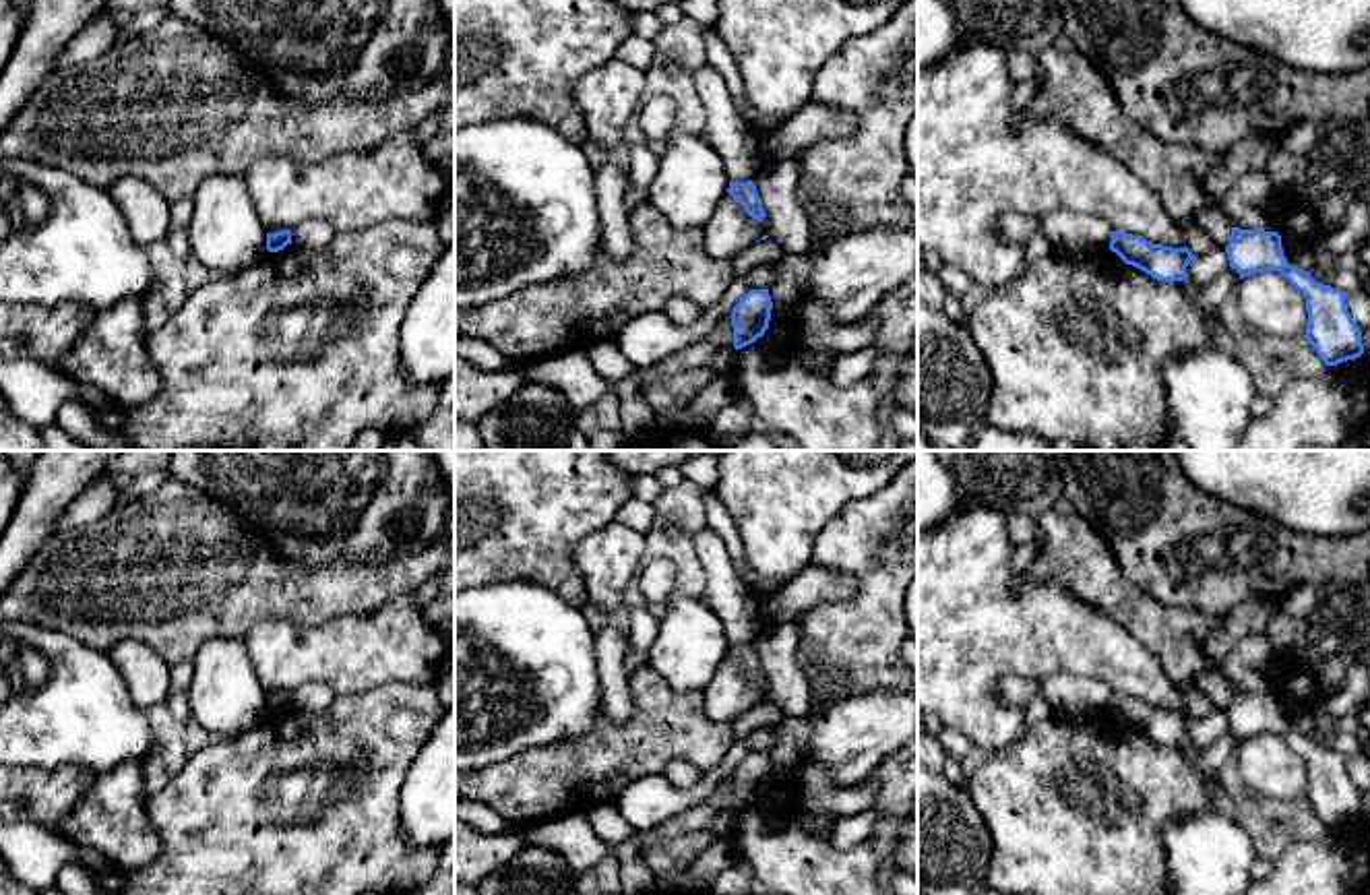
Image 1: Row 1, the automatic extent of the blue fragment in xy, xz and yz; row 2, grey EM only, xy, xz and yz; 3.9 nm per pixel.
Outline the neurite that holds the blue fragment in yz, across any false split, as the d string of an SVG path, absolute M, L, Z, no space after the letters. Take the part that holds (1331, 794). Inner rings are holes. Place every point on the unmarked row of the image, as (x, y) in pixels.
M1232 690L1225 715L1240 742L1277 734L1304 757L1308 773L1304 800L1325 829L1337 829L1364 816L1362 794L1347 775L1347 757L1314 744L1304 732L1291 730L1277 695Z

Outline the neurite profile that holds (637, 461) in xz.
M608 451L608 457L632 475L655 475L663 467L680 467L690 455L686 451Z

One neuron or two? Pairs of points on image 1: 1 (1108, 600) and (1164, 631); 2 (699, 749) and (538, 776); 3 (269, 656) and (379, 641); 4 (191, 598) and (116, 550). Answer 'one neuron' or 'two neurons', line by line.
1: one neuron
2: one neuron
3: one neuron
4: one neuron

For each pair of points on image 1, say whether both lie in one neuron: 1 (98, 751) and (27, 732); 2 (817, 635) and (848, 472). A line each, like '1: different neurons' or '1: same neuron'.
1: same neuron
2: different neurons

